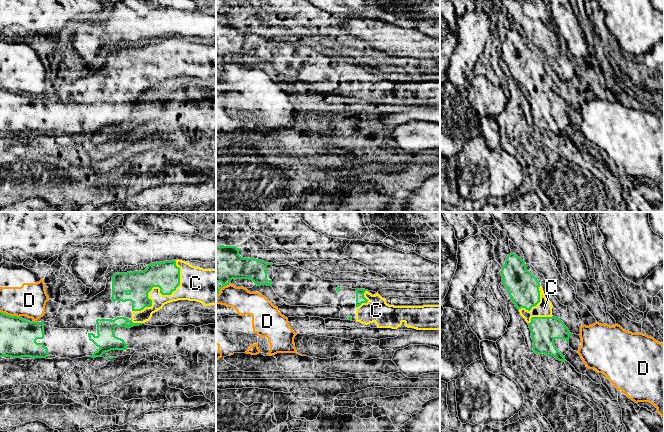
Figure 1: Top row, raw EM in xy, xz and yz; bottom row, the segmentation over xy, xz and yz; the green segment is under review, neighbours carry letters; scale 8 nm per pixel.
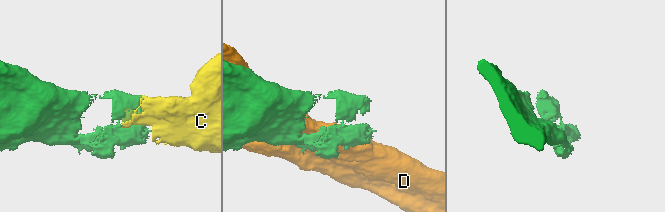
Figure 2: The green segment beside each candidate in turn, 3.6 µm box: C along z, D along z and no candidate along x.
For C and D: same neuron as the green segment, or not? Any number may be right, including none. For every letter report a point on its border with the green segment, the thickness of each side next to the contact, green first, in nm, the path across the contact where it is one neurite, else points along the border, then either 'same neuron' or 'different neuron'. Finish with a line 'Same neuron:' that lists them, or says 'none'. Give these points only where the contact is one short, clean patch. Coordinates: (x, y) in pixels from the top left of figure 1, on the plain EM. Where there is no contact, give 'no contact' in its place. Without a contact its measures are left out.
C: xy (160, 66) | 220/200 nm | same neuron
D: xy (9, 91) | 300/260 nm | along xy (0, 87), (19, 93) | different neuron
Same neuron: C

